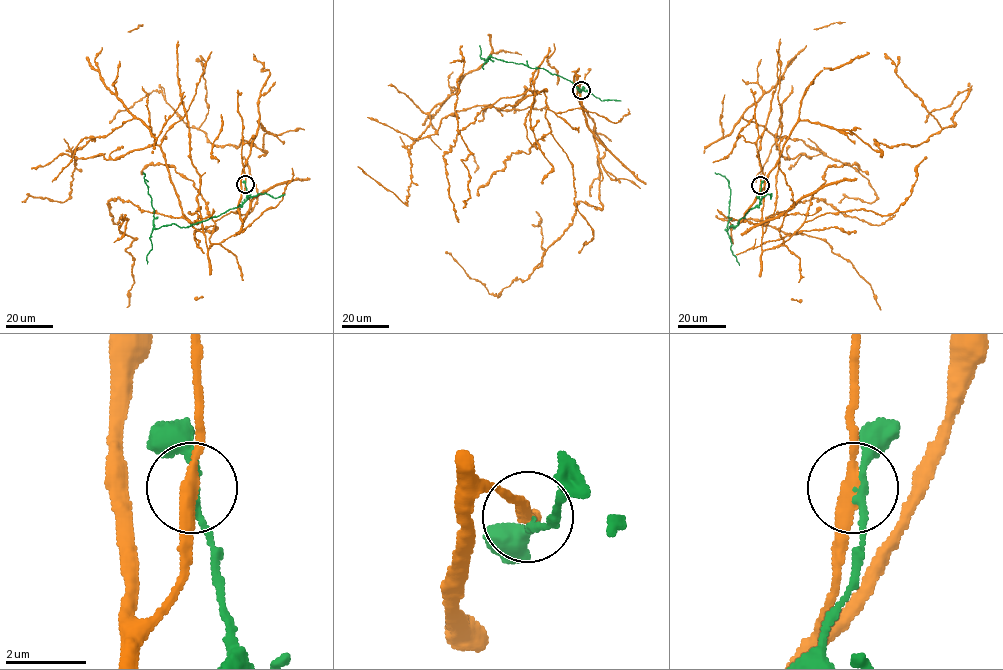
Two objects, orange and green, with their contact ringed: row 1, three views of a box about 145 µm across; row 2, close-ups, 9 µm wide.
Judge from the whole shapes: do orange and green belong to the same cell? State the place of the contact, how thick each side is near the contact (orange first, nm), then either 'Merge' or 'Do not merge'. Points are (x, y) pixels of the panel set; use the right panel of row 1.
Place: (760, 185). Thickness 320 nm (orange) against 170 nm. Do not merge

